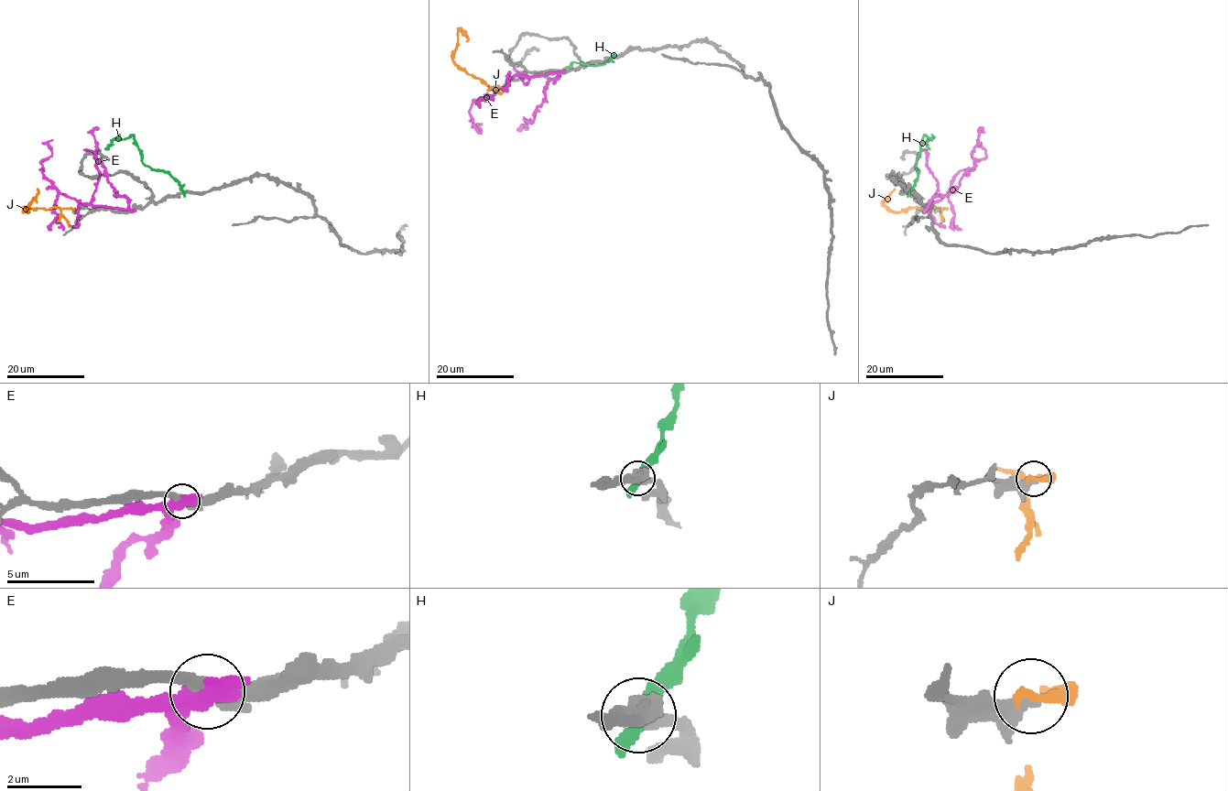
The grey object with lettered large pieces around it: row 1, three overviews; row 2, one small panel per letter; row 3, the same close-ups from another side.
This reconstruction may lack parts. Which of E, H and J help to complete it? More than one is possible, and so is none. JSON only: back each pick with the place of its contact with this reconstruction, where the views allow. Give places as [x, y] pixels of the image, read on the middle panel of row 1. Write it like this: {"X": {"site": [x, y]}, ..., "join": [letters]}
{"J": {"site": [504, 89]}, "join": ["J"]}

